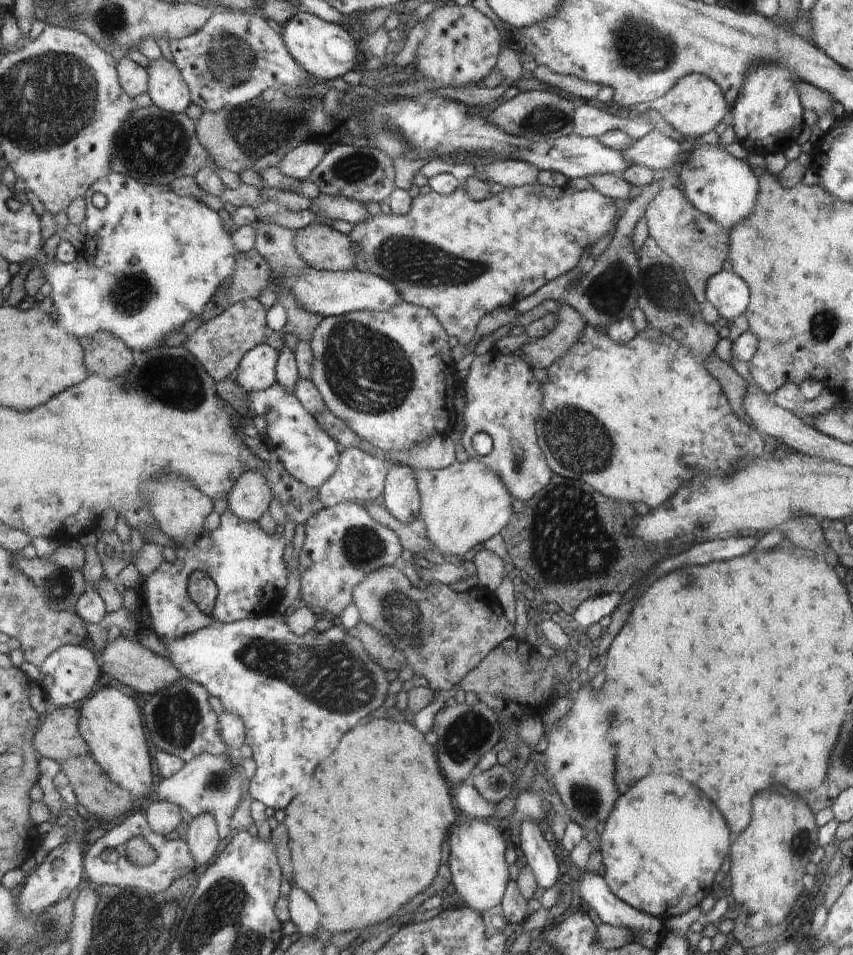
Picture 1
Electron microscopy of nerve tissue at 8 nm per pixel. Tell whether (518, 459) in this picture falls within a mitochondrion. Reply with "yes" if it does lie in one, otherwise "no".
yes

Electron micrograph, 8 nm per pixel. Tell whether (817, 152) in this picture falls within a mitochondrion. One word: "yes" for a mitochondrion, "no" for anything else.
no

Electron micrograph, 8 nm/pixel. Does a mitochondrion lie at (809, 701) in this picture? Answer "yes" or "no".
no

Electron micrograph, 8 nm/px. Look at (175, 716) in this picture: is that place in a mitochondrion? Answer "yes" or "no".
yes

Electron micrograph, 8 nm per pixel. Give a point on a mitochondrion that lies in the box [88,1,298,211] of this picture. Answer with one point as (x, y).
(153, 146)

